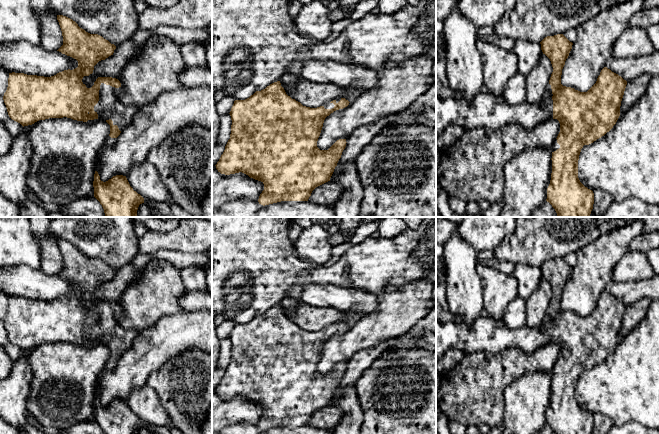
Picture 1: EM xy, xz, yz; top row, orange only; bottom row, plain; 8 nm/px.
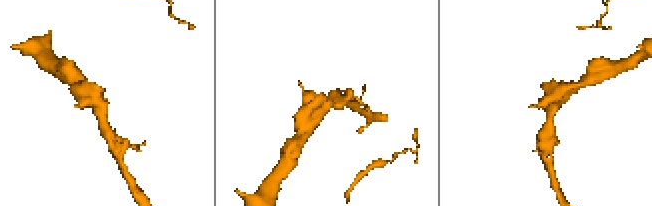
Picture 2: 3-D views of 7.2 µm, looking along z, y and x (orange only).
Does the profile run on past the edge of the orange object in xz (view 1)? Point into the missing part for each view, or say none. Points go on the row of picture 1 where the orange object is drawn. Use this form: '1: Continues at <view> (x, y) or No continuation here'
1: Continues at xz (352, 93)

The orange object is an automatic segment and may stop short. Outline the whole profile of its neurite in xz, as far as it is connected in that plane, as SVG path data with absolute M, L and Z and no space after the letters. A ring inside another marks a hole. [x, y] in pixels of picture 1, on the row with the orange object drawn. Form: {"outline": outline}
{"outline": "M277 81L245 100L235 100L229 113L232 120L230 139L216 169L225 175L242 172L261 181L264 190L258 202L263 206L281 201L308 201L316 187L330 181L346 147L346 139L337 140L328 150L317 147L325 118L347 107L362 93L353 87L346 91L344 98L310 108L288 96Z"}

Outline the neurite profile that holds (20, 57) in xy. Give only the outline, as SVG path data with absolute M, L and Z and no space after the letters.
M23 40L0 43L0 68L9 73L51 77L77 67L76 59L59 51L47 50L41 45L34 45Z

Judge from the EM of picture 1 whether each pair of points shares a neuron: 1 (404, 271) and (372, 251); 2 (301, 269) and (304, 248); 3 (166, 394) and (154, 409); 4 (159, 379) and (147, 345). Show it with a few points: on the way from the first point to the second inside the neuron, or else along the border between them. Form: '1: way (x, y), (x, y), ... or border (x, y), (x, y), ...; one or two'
1: way (396, 263), (383, 262), (380, 259); one
2: border (292, 242), (294, 252), (299, 257), (321, 265); two
3: border (146, 383), (156, 393), (171, 422); two
4: border (176, 357), (173, 357), (154, 370), (145, 383); two

